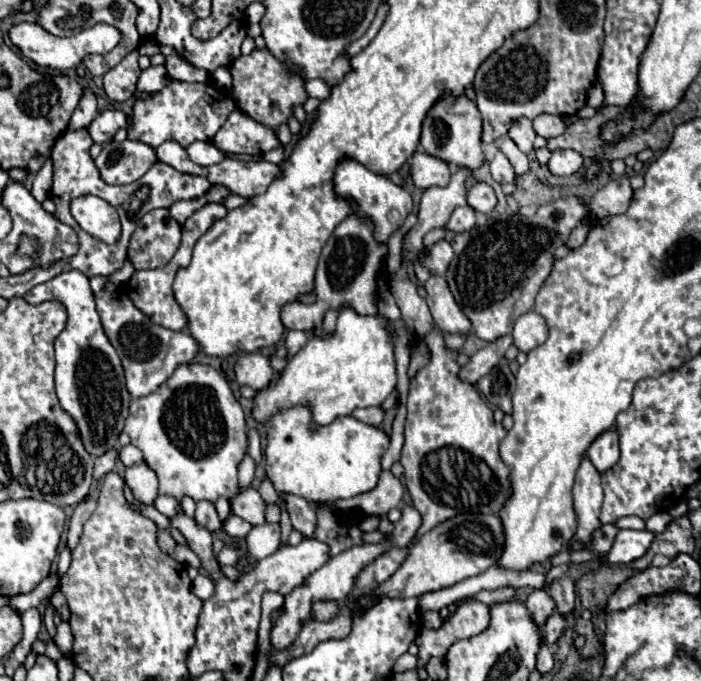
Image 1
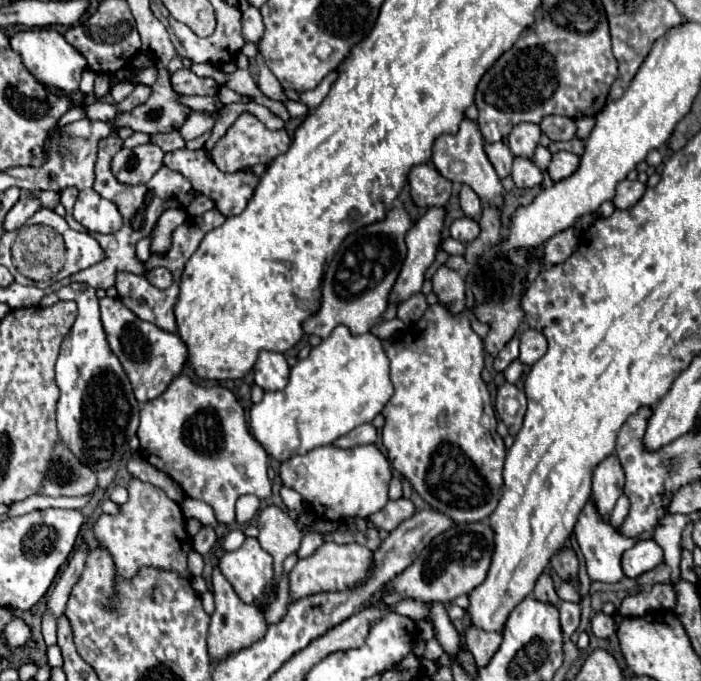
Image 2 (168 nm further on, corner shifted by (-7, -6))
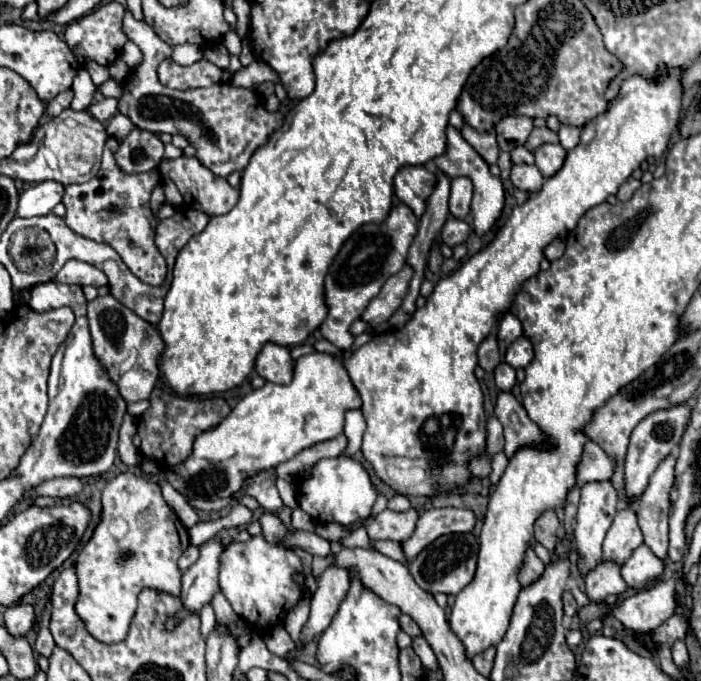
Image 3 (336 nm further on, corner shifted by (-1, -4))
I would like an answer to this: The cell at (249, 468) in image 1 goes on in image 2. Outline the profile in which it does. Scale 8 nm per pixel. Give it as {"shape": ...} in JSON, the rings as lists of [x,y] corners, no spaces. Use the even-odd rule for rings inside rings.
{"shape":[[[245,494],[237,500],[237,522],[239,524],[249,524],[251,520],[255,520],[257,510],[261,506],[261,500],[253,494]]]}

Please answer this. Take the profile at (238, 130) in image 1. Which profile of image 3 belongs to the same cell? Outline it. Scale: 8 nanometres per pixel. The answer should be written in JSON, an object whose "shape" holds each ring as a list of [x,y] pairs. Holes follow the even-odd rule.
{"shape":[[[131,12],[125,14],[123,18],[123,32],[127,34],[129,40],[133,40],[139,50],[143,52],[143,60],[137,68],[131,70],[131,74],[125,78],[123,82],[123,96],[119,98],[119,112],[125,114],[127,118],[131,118],[131,122],[137,128],[149,130],[149,132],[167,132],[167,134],[181,134],[189,140],[189,144],[195,146],[195,158],[209,168],[213,174],[227,178],[231,172],[237,170],[237,154],[239,154],[239,172],[247,166],[251,154],[263,146],[269,140],[269,134],[273,134],[277,128],[281,128],[283,124],[283,116],[279,110],[269,112],[265,108],[265,100],[257,90],[249,90],[249,88],[237,88],[231,82],[217,82],[209,88],[189,88],[189,90],[171,90],[167,86],[163,86],[157,80],[157,64],[161,60],[165,60],[165,56],[171,56],[171,46],[165,44],[155,32],[153,28],[149,28],[149,24],[145,22],[137,22]]]}

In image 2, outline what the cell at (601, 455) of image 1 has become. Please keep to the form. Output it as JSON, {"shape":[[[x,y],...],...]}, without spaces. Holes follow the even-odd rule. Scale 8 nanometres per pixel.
{"shape":[[[617,454],[607,456],[593,472],[593,500],[597,504],[599,514],[609,520],[609,514],[617,502],[617,498],[623,494],[625,484],[625,472],[617,458]]]}

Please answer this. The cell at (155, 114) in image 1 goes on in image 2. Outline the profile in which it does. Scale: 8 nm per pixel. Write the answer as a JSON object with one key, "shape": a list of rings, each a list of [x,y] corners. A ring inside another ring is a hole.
{"shape":[[[171,130],[171,132],[159,132],[151,136],[151,144],[157,144],[163,152],[171,152],[177,148],[185,148],[185,140],[181,136],[179,130]]]}

